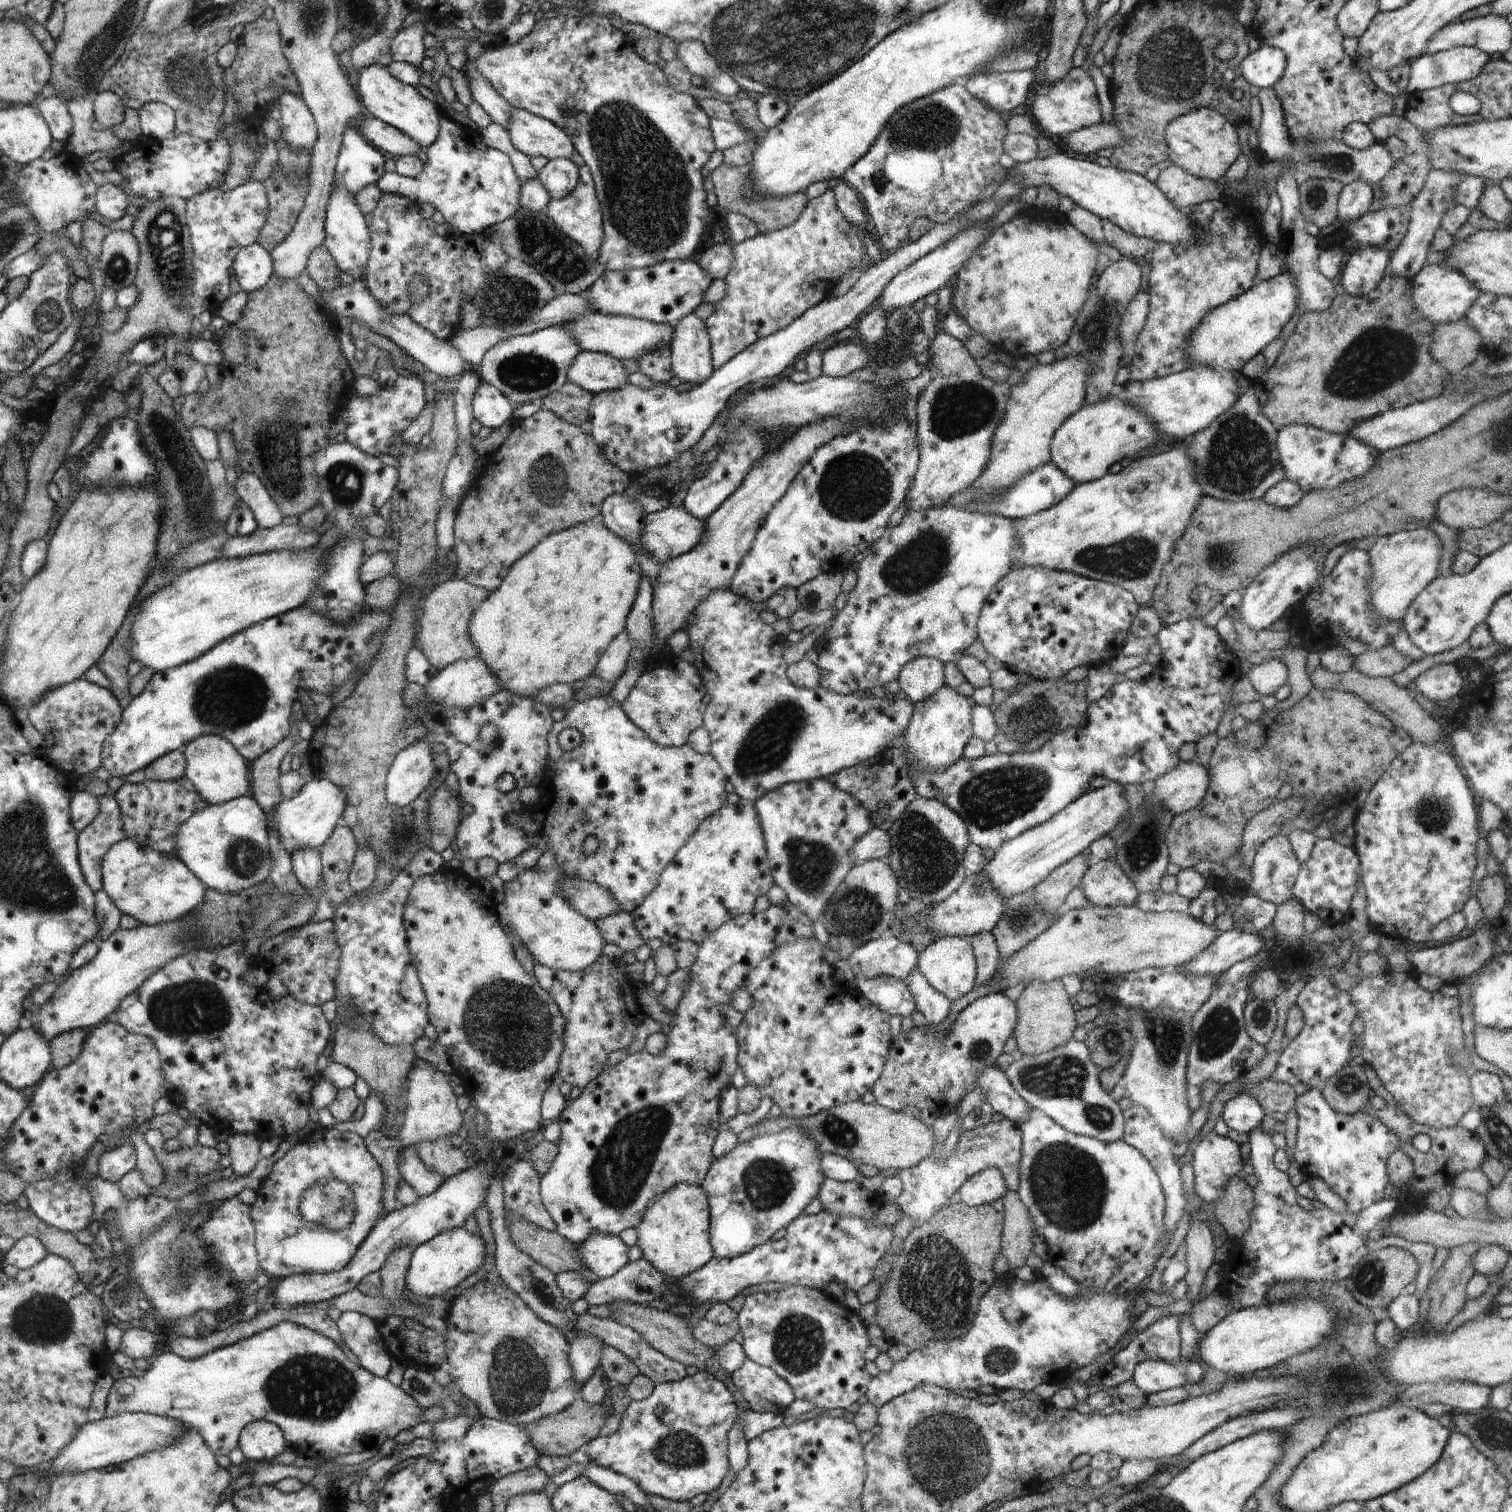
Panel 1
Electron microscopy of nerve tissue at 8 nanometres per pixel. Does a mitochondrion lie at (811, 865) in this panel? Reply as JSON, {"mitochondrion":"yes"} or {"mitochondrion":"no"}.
{"mitochondrion":"yes"}

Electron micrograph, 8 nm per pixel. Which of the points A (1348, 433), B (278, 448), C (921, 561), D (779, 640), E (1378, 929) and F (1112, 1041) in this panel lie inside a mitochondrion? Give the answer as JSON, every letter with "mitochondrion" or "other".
{"A":"other","B":"mitochondrion","C":"mitochondrion","D":"other","E":"other","F":"mitochondrion"}

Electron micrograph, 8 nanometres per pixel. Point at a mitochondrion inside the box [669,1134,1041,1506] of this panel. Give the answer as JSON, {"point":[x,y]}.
{"point":[946,1454]}

